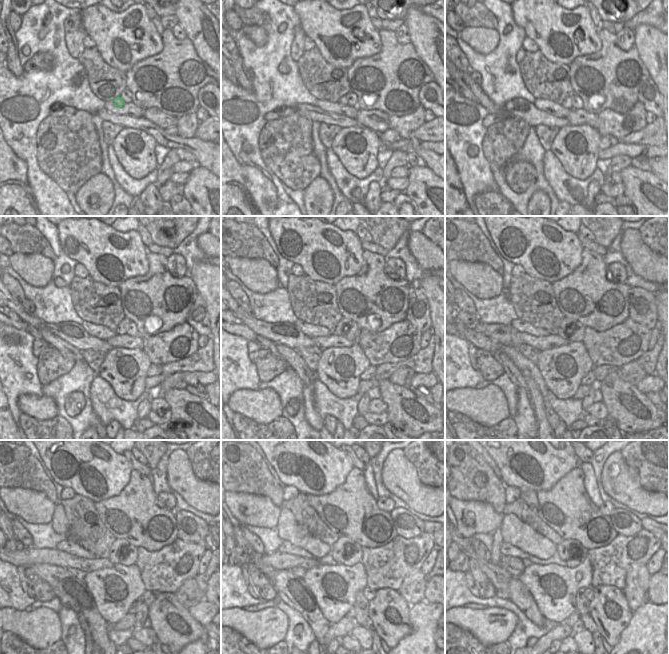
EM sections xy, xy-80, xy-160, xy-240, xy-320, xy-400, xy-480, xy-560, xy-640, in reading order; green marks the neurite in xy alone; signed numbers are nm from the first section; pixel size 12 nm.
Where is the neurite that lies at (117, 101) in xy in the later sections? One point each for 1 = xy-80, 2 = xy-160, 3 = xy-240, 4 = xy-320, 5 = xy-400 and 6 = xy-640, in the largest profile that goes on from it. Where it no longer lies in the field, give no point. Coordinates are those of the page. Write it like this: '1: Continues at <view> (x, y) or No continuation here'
1: Continues at xy-80 (343, 101)
2: Continues at xy-160 (567, 103)
3: Continues at xy-240 (121, 329)
4: Continues at xy-320 (341, 329)
5: Continues at xy-400 (565, 327)
6: Continues at xy-640 (566, 547)

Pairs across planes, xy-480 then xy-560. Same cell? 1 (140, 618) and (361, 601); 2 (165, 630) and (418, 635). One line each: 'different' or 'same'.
1: same
2: different

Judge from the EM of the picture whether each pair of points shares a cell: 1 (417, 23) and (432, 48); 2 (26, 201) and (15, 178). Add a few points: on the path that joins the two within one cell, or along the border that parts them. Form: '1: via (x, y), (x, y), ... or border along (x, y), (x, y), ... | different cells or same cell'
1: via (423, 29), (432, 42) | same cell
2: via (20, 195), (16, 191), (16, 184) | same cell

